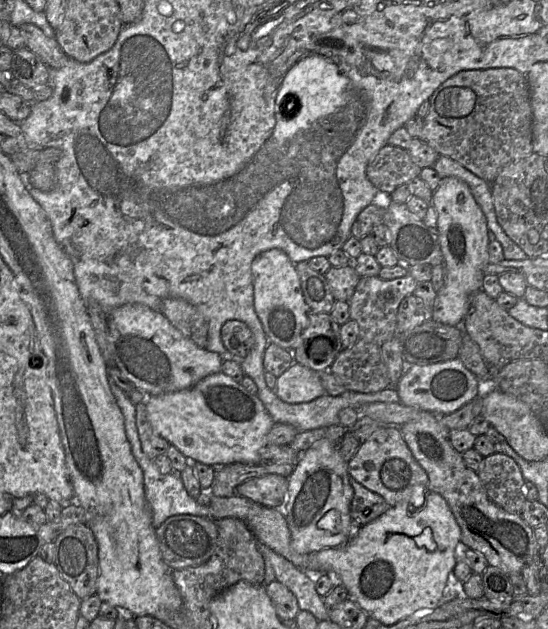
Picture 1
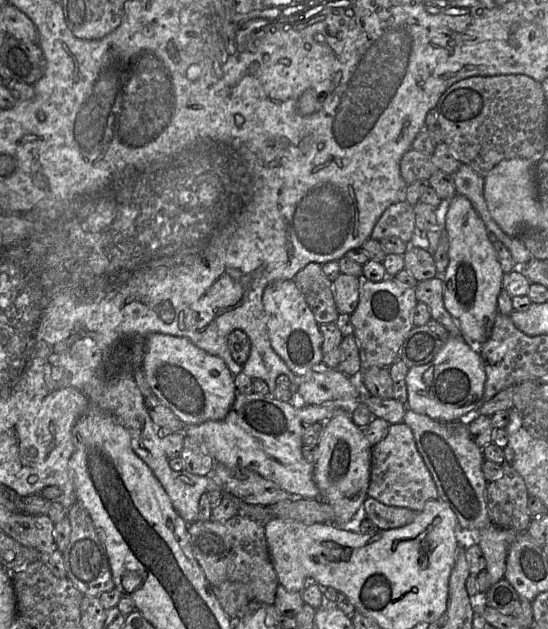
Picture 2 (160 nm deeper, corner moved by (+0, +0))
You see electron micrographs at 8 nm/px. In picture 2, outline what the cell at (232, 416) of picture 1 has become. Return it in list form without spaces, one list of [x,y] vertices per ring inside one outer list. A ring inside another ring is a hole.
[[[237,393],[235,397],[235,401],[226,415],[226,417],[223,420],[219,421],[206,421],[200,424],[195,425],[187,425],[184,426],[183,433],[188,434],[193,439],[195,439],[201,447],[211,455],[211,457],[214,459],[215,462],[219,462],[222,464],[225,464],[227,466],[238,466],[250,469],[252,471],[257,472],[258,474],[262,475],[263,477],[272,480],[276,484],[278,484],[281,488],[286,490],[287,492],[290,492],[292,494],[295,494],[296,496],[299,496],[304,499],[320,499],[320,491],[316,485],[316,482],[314,480],[314,465],[313,463],[308,462],[302,454],[302,447],[303,447],[303,440],[302,435],[304,428],[307,427],[310,424],[313,423],[321,423],[325,424],[329,419],[333,417],[334,414],[336,414],[337,410],[342,410],[341,406],[338,405],[332,405],[332,406],[324,406],[324,405],[305,405],[301,408],[296,408],[292,405],[290,405],[288,402],[279,401],[275,398],[273,398],[270,394],[259,394],[259,393],[250,393],[250,394],[239,394]]]

